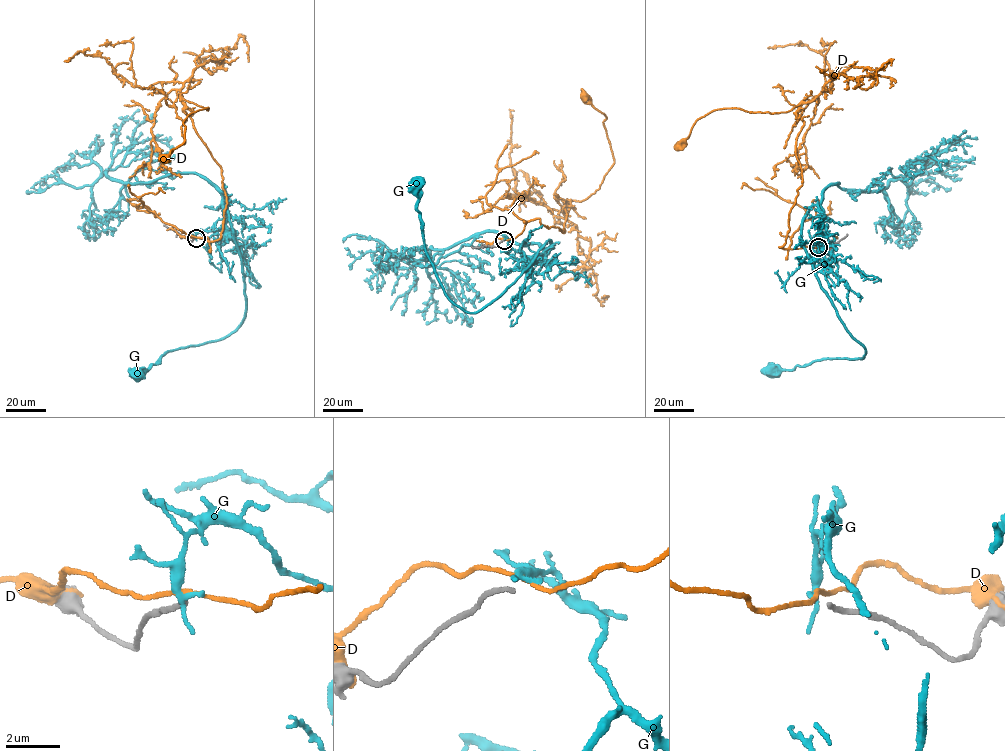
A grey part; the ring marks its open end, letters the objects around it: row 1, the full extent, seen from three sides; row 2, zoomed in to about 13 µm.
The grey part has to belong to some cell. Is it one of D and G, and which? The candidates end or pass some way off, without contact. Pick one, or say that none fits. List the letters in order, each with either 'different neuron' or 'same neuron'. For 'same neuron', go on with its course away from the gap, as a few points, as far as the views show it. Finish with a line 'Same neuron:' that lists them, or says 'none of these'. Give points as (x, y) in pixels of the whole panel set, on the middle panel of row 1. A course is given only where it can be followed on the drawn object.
D: different neuron
G: different neuron
Same neuron: none of these

